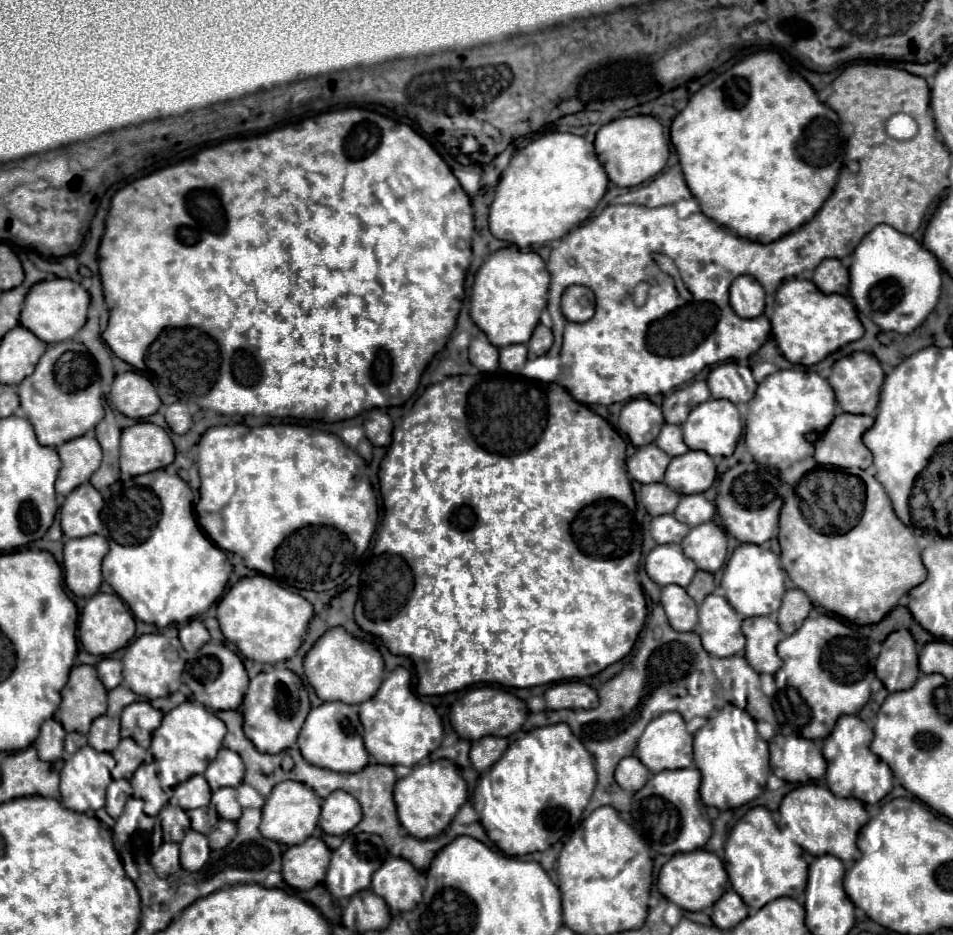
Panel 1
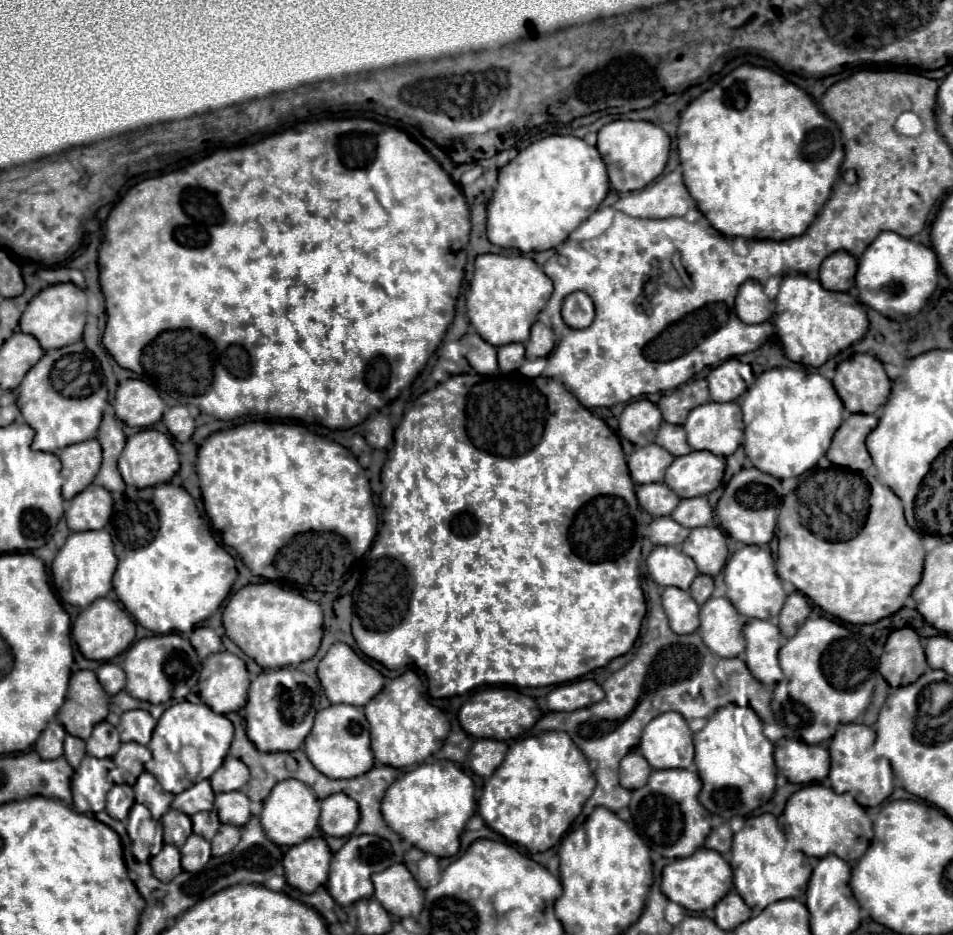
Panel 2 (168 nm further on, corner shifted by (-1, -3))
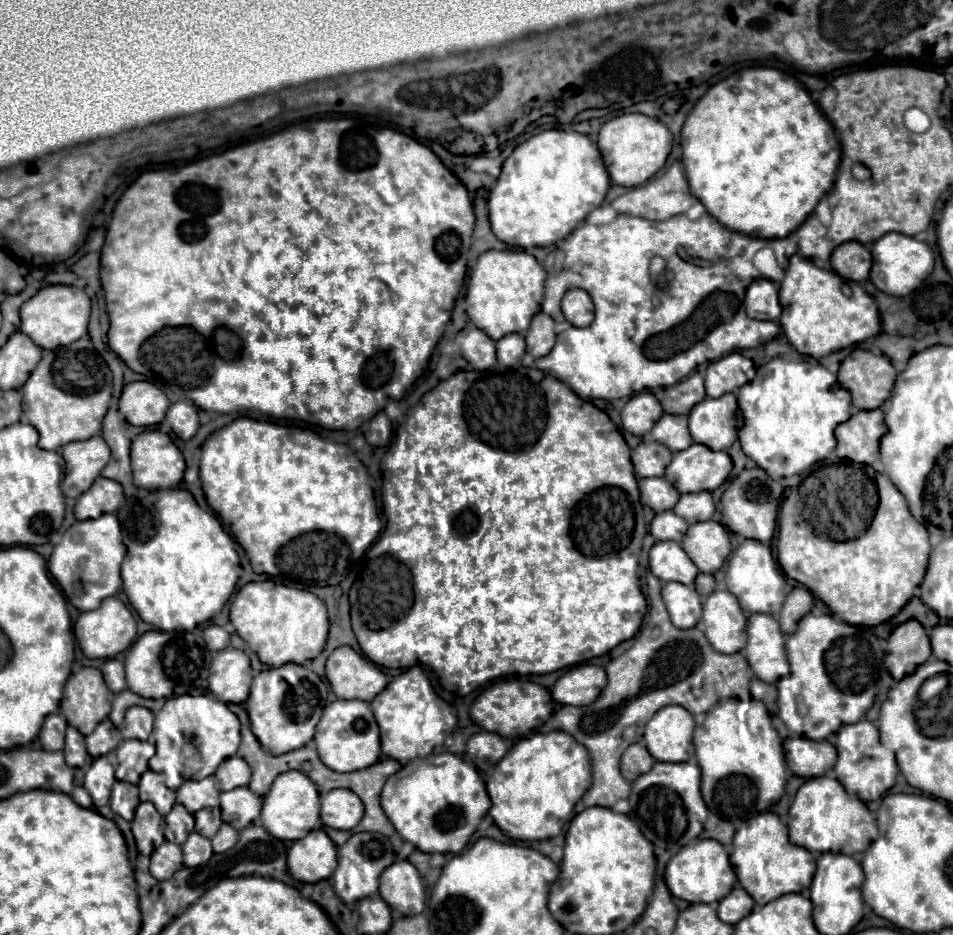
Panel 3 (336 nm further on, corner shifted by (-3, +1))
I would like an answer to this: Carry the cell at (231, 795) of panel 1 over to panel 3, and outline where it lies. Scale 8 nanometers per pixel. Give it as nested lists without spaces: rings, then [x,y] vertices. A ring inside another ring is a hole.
[[[234,788],[220,794],[220,808],[222,820],[232,824],[236,830],[242,830],[260,816],[262,798],[250,788]]]

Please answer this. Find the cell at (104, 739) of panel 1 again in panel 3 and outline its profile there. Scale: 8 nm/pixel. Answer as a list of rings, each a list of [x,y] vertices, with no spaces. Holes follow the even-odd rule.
[[[108,718],[102,720],[90,736],[86,736],[86,748],[92,758],[98,758],[98,756],[112,752],[118,746],[118,742],[120,742],[118,730]]]

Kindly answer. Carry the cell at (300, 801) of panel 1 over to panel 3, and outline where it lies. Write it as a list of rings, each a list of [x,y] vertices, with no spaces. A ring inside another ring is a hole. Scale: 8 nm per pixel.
[[[298,770],[280,774],[274,780],[270,792],[264,796],[260,820],[262,820],[262,826],[278,840],[304,838],[312,828],[320,826],[320,798],[318,798],[316,784],[312,784],[312,780],[308,780],[308,776]]]

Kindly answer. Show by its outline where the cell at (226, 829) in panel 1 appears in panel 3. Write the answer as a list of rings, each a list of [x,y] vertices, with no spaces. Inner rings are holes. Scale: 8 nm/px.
[[[222,824],[218,834],[212,838],[212,848],[214,852],[226,852],[238,842],[238,838],[240,838],[238,830],[234,830],[230,824]]]

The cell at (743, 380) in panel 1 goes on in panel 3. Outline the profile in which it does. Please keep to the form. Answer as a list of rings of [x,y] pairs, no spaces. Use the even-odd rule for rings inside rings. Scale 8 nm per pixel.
[[[733,352],[710,362],[708,372],[706,372],[706,394],[710,398],[728,394],[732,390],[738,390],[748,382],[745,372],[755,372],[754,363],[738,352]]]

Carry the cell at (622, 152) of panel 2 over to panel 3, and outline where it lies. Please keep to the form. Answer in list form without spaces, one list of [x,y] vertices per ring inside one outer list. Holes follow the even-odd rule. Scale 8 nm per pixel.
[[[644,114],[616,116],[600,128],[600,136],[598,136],[598,148],[602,152],[612,184],[626,186],[626,188],[640,186],[648,178],[652,178],[666,164],[670,146],[672,146],[670,130],[656,118]]]

